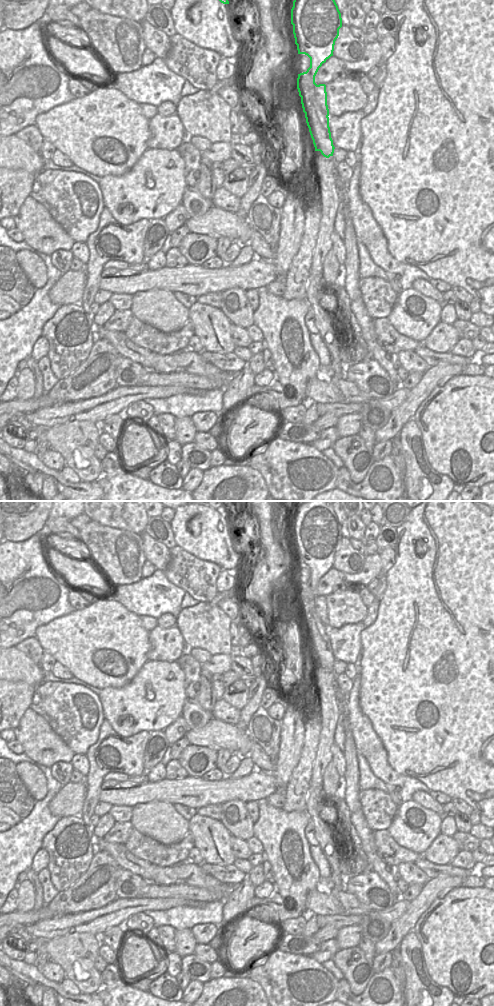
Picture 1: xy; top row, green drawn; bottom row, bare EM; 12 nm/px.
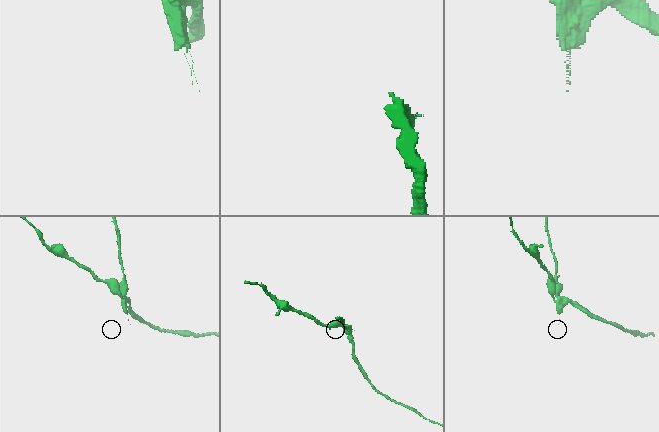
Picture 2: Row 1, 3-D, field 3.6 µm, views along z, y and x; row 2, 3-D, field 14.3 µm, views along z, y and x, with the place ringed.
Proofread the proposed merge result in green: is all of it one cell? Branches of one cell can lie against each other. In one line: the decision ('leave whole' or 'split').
split

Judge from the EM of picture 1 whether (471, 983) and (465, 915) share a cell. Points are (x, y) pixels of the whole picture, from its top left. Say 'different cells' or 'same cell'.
same cell

